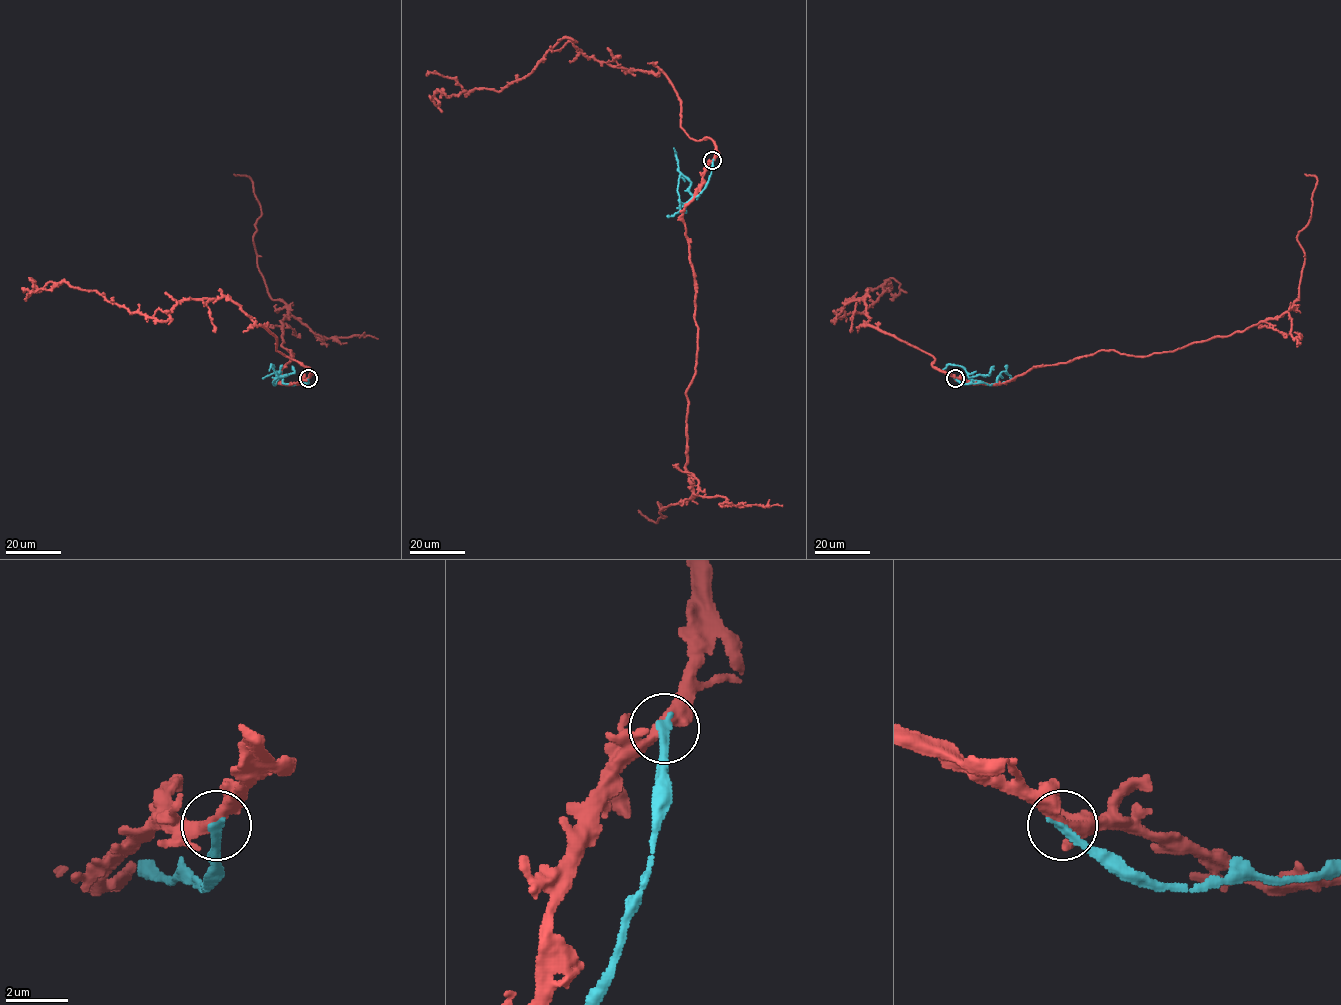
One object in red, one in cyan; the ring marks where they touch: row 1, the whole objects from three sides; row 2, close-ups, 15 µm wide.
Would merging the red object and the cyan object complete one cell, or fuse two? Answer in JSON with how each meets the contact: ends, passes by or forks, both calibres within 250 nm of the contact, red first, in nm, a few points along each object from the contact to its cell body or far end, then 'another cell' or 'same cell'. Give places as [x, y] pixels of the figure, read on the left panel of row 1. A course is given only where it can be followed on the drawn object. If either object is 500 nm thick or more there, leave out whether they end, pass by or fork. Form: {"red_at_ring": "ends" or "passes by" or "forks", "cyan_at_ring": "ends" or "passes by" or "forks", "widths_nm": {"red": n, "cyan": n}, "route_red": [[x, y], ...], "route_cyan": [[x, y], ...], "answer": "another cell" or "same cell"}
{"red_at_ring": "passes by", "cyan_at_ring": "ends", "widths_nm": {"red": 360, "cyan": 260}, "route_red": [[308, 378], [278, 381], [293, 356], [282, 345], [288, 311], [257, 266], [252, 180], [233, 174]], "route_cyan": [[308, 378], [307, 384], [284, 384], [279, 378], [273, 383], [276, 378], [292, 373], [292, 366]], "answer": "another cell"}

